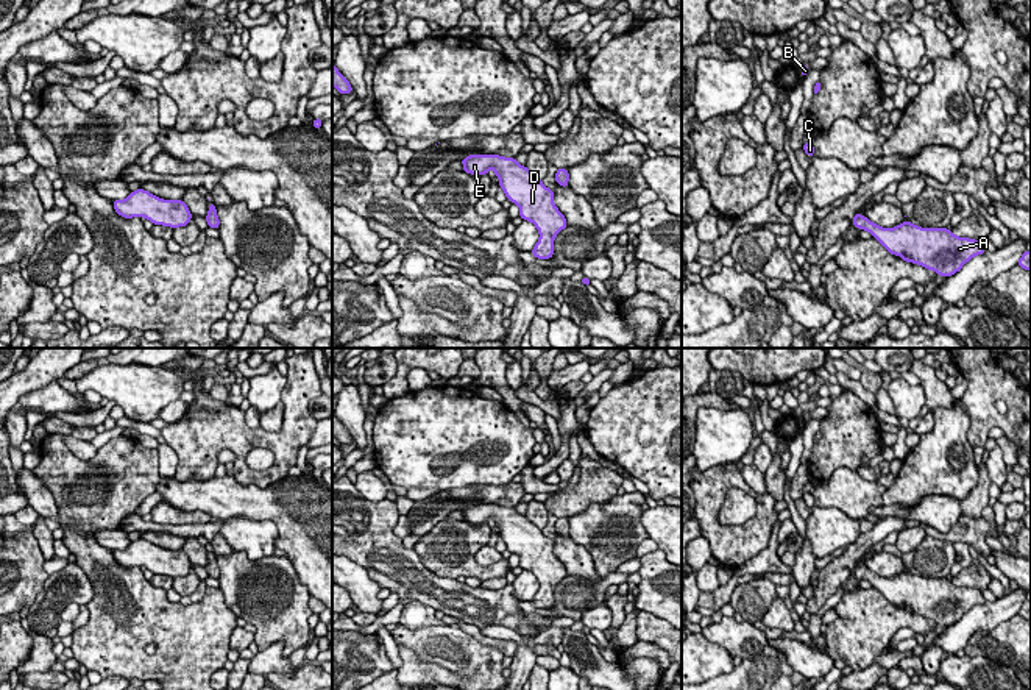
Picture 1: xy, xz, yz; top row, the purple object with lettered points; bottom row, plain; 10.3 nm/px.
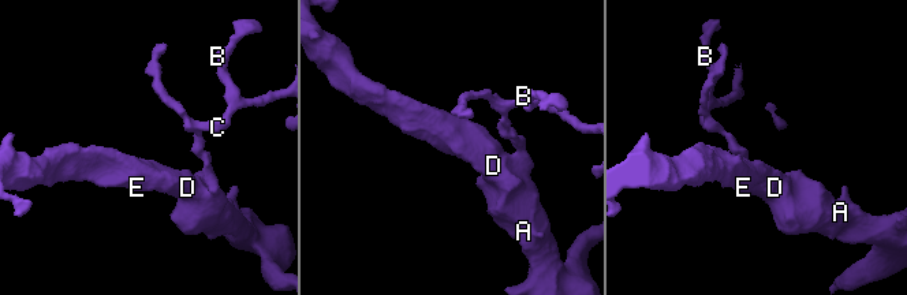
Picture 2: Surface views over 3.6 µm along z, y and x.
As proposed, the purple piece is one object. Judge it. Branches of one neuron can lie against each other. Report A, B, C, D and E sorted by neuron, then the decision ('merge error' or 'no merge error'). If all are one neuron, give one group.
A B C D E; no merge error

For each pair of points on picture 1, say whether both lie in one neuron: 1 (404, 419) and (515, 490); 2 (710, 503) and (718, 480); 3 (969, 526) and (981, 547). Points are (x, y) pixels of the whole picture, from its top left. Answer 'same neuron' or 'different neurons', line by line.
1: different neurons
2: same neuron
3: same neuron

